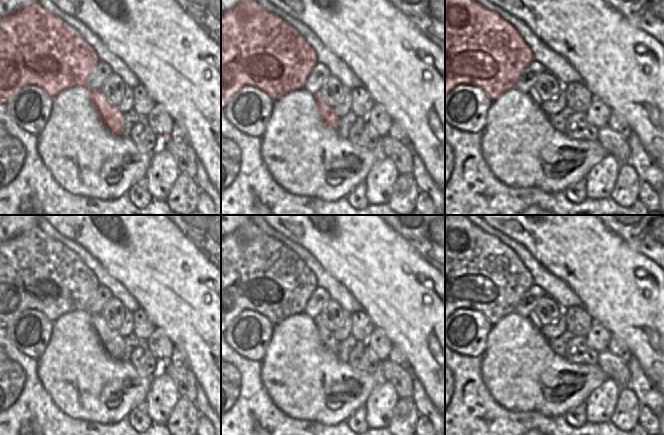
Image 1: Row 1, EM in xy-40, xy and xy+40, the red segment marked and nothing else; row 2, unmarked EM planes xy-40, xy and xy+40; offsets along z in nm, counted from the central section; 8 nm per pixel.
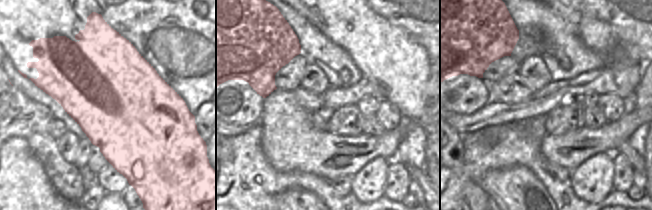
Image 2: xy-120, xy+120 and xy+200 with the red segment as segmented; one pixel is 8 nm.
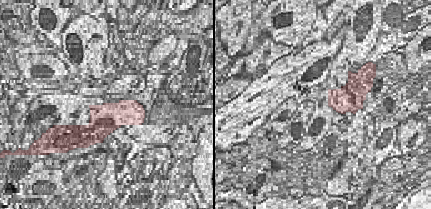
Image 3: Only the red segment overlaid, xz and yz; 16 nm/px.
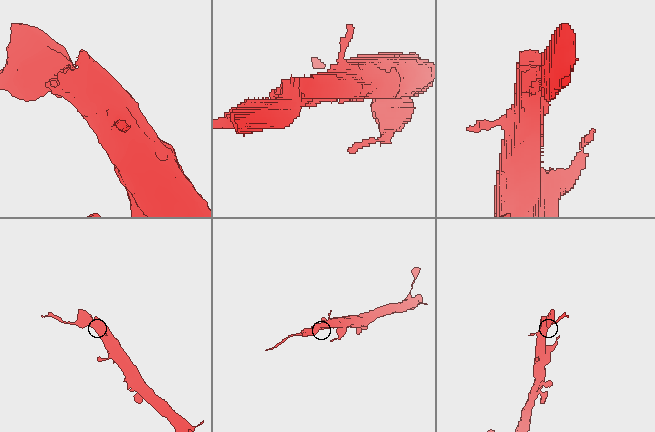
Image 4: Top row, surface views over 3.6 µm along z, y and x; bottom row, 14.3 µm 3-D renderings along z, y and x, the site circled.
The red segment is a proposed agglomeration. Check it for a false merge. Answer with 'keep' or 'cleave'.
cleave

